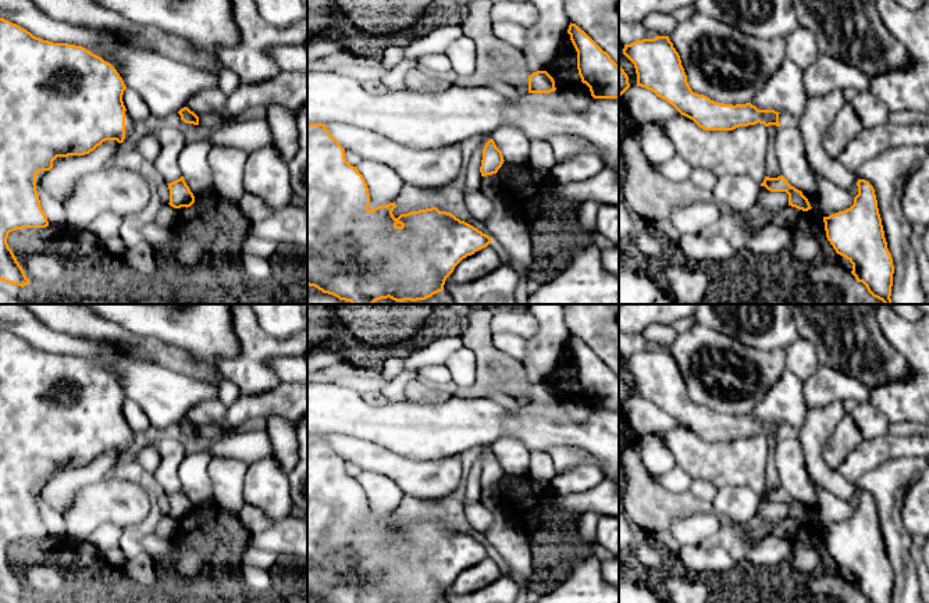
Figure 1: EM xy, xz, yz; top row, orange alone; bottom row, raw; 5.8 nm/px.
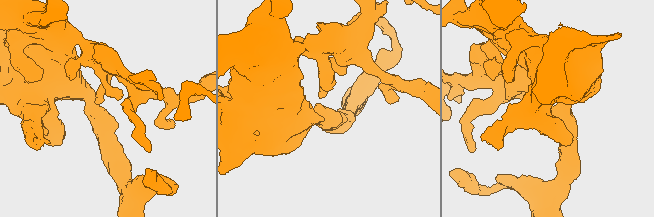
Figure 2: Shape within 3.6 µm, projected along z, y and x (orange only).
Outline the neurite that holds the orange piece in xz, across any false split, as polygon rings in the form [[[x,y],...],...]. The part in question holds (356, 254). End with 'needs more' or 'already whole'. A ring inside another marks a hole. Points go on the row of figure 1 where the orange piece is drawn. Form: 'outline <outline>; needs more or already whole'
outline [[[307,124],[307,285],[314,286],[323,293],[332,295],[339,300],[350,302],[352,304],[373,304],[381,299],[392,299],[395,302],[417,302],[426,300],[433,295],[442,292],[446,278],[453,272],[455,267],[467,256],[487,247],[492,240],[488,235],[483,233],[473,225],[460,221],[453,214],[439,211],[437,207],[410,211],[401,214],[398,218],[394,217],[395,201],[387,206],[378,206],[373,210],[370,206],[370,193],[363,175],[357,167],[350,165],[345,158],[345,149],[325,128],[325,124]]]; already whole

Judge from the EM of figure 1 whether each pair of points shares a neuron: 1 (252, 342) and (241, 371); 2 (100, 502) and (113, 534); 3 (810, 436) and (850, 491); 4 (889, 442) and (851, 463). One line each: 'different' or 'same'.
1: same
2: different
3: same
4: same

